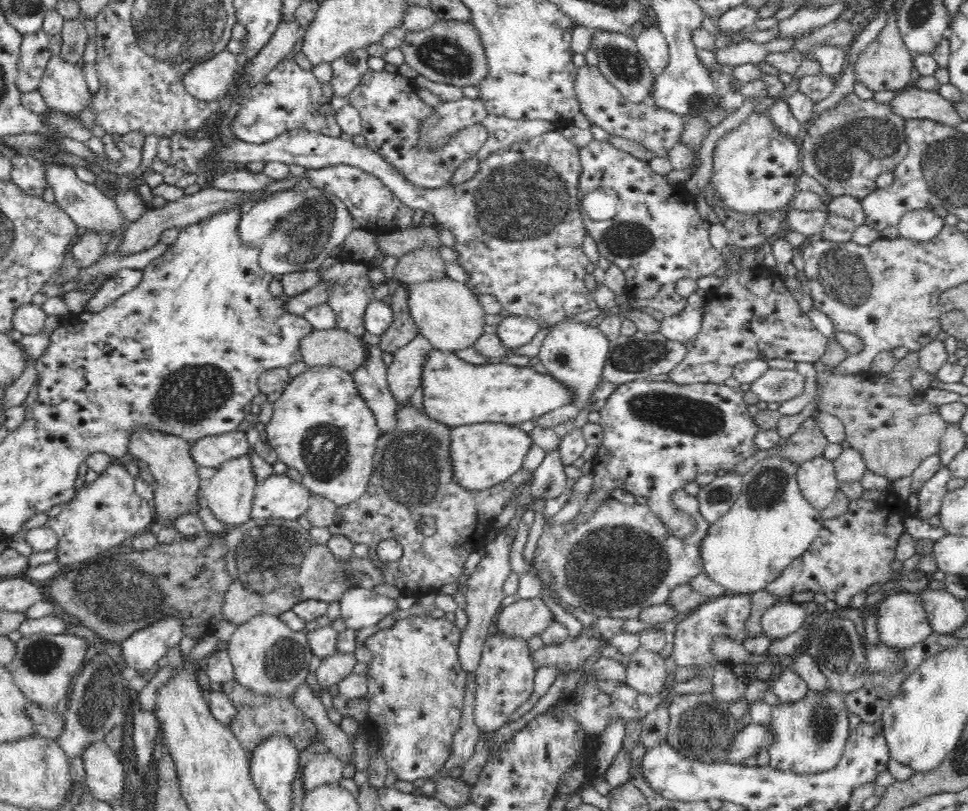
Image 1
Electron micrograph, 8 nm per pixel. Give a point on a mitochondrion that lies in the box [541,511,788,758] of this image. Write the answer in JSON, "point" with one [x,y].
{"point":[613,568]}

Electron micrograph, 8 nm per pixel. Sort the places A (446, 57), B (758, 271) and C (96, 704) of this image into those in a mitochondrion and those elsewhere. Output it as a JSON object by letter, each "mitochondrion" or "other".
{"A":"mitochondrion","B":"other","C":"mitochondrion"}

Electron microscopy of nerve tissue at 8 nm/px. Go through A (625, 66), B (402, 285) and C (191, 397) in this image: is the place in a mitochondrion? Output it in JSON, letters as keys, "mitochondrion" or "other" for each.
{"A":"mitochondrion","B":"other","C":"mitochondrion"}

